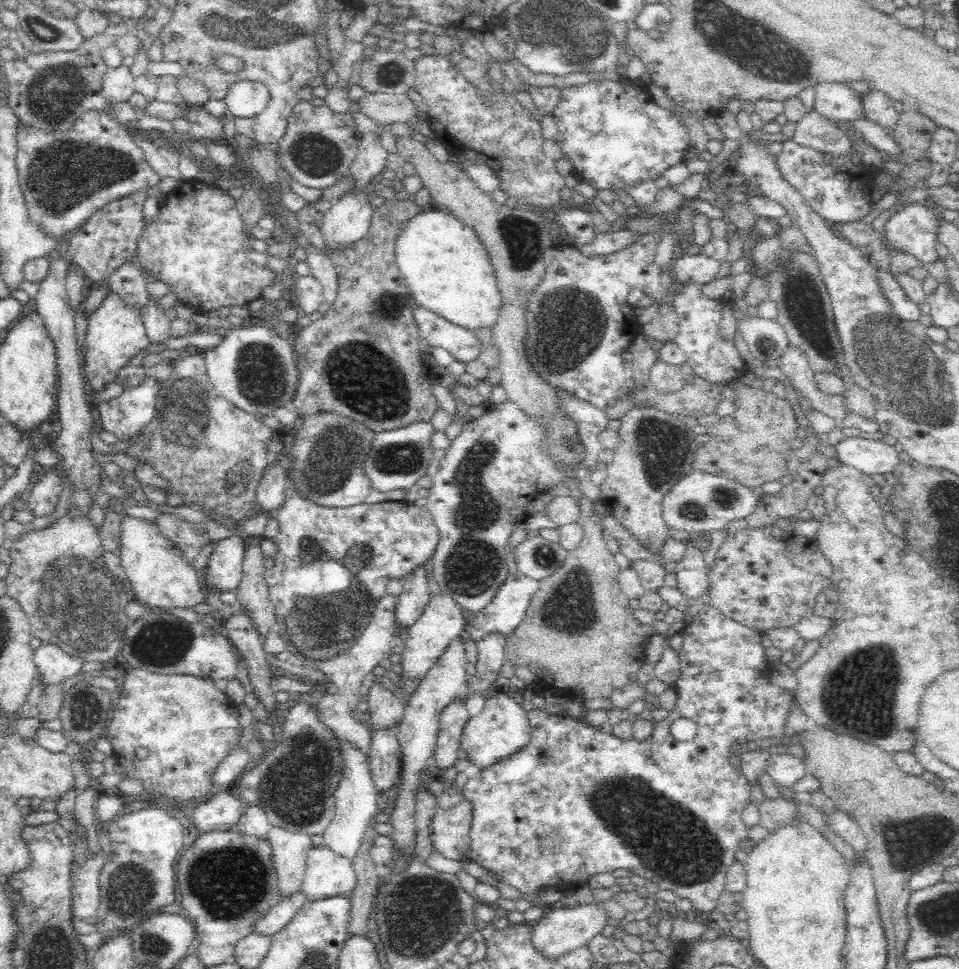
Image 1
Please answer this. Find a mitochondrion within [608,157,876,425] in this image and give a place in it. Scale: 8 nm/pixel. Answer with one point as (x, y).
(803, 298)

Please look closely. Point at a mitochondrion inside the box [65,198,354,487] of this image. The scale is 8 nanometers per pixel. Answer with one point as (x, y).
(186, 413)

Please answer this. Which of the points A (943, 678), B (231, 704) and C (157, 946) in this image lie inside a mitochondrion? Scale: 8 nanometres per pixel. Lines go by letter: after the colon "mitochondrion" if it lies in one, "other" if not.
A: other
B: other
C: mitochondrion

